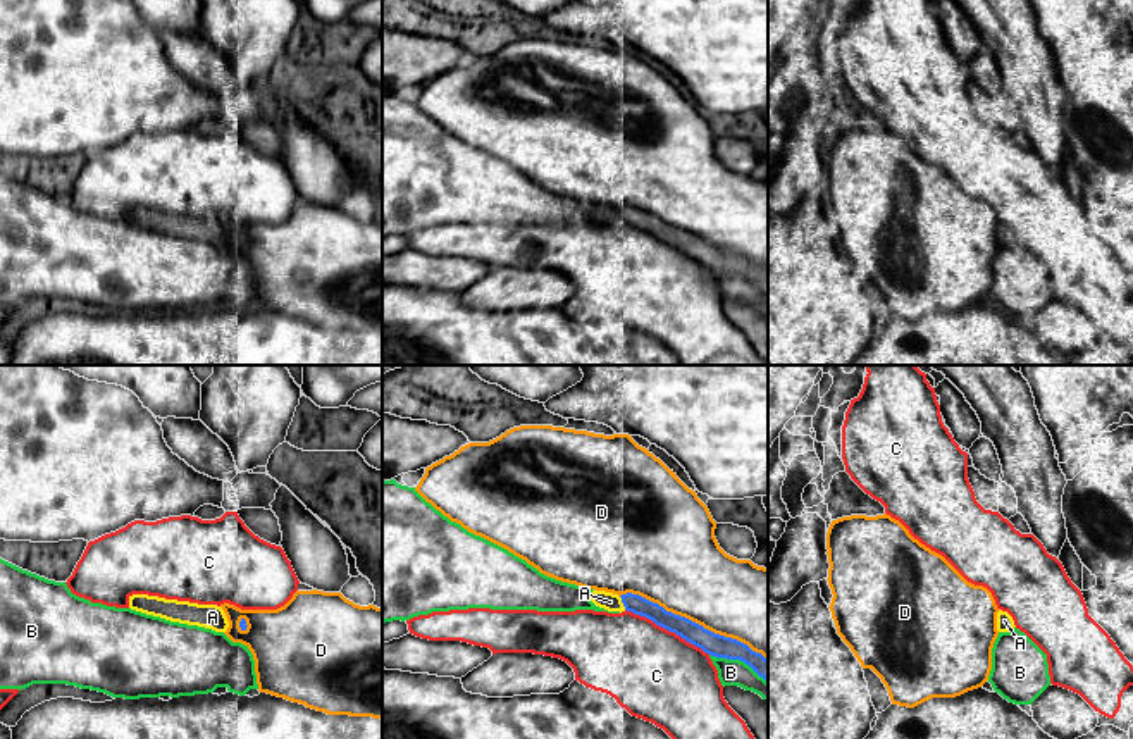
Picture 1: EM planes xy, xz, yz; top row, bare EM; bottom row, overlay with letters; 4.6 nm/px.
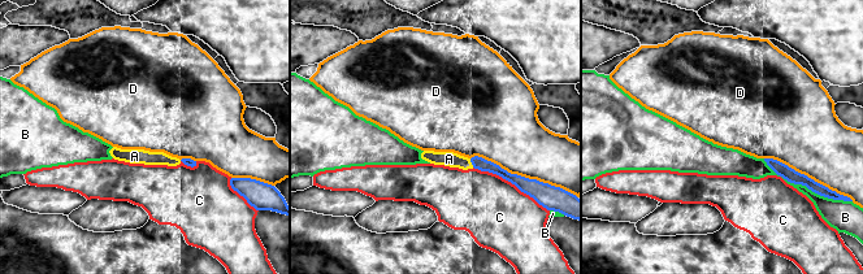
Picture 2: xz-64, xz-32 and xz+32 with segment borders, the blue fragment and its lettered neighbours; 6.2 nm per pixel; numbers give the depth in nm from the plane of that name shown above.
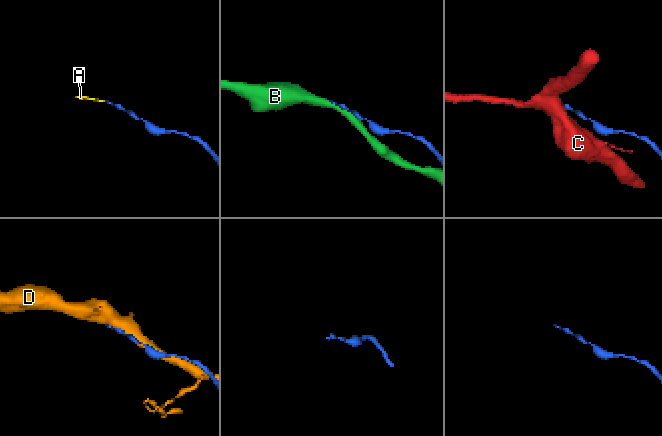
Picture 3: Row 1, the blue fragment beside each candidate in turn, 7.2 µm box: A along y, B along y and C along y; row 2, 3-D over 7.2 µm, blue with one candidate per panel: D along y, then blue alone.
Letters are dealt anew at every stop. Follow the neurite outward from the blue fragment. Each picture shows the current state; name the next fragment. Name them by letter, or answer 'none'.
A

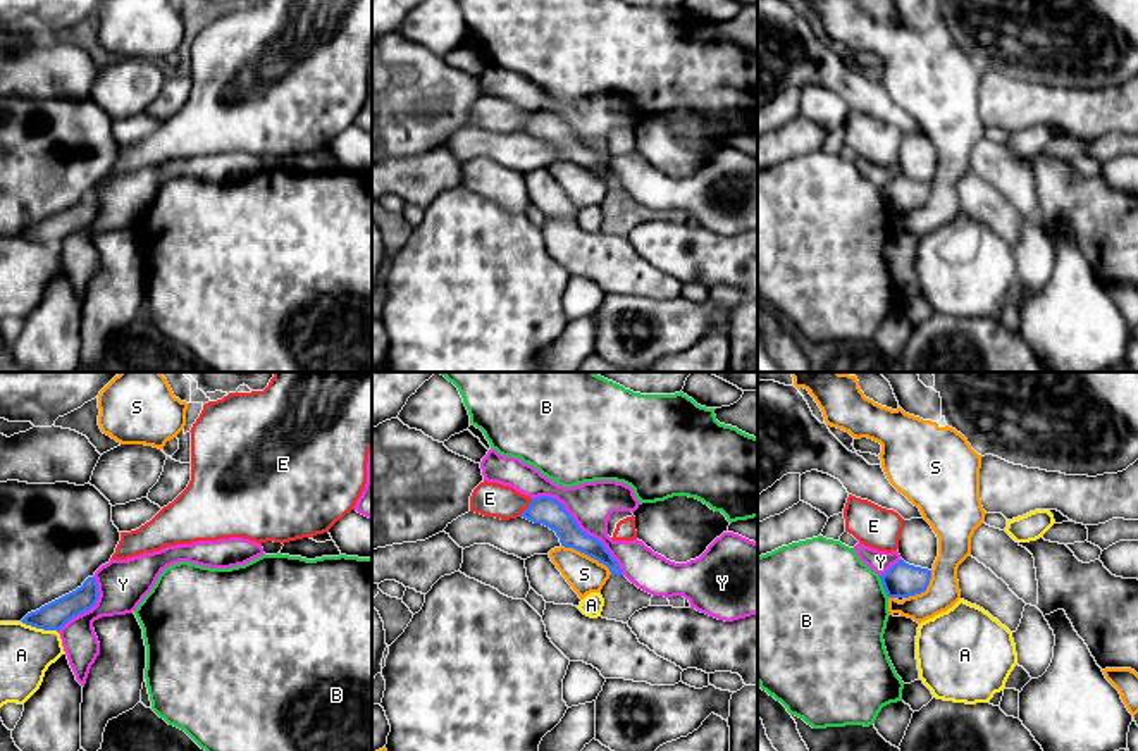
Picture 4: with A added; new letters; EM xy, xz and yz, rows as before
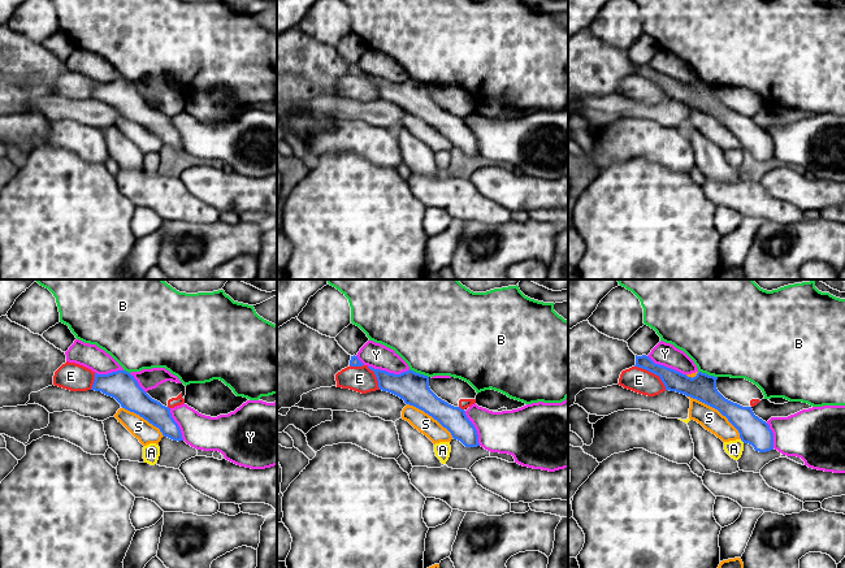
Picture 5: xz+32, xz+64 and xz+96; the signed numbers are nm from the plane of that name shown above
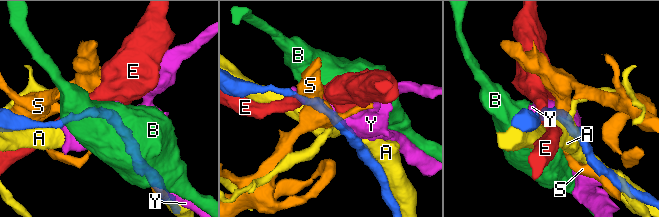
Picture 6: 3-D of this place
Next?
none

